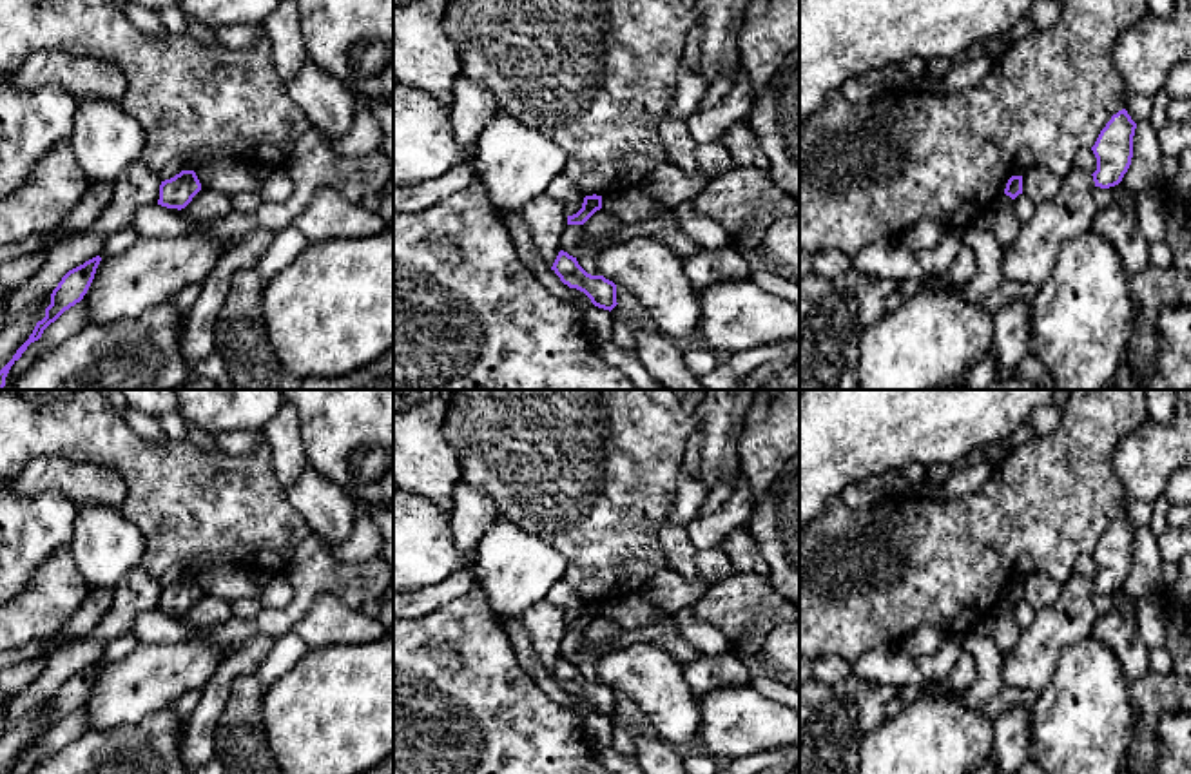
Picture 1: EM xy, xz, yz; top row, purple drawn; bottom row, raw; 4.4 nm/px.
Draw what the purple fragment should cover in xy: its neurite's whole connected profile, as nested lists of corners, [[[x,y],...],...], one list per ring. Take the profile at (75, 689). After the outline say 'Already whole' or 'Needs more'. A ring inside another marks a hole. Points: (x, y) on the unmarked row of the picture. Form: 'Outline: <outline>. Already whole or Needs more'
Outline: [[[96,662],[89,667],[85,667],[83,671],[69,676],[62,683],[62,687],[51,700],[51,711],[45,714],[45,723],[36,729],[29,745],[16,756],[13,765],[4,774],[11,774],[22,763],[22,759],[27,756],[27,752],[42,743],[44,736],[51,729],[54,729],[65,716],[69,716],[71,712],[74,712],[76,709],[80,709],[83,705],[83,701],[87,700],[87,696],[94,685],[100,667],[102,667],[102,663]]]. Already whole

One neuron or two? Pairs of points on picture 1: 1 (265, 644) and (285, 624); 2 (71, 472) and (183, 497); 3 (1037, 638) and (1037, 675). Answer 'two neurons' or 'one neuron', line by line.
1: two neurons
2: two neurons
3: one neuron

